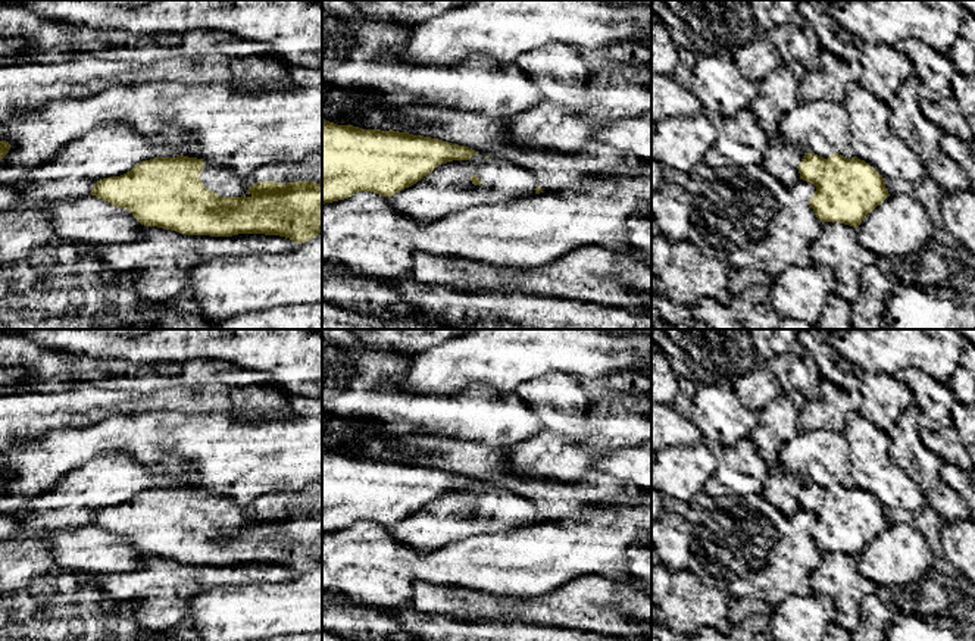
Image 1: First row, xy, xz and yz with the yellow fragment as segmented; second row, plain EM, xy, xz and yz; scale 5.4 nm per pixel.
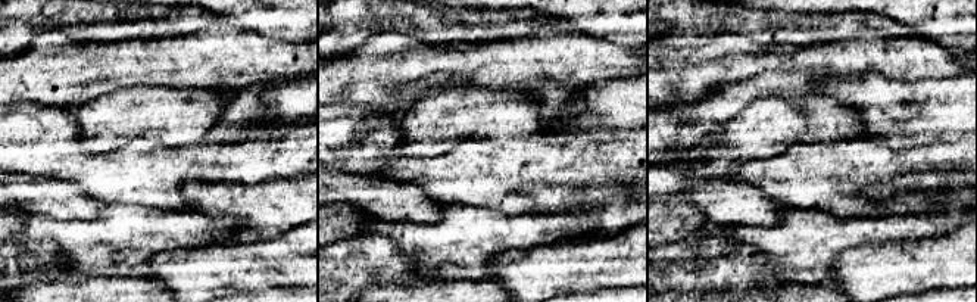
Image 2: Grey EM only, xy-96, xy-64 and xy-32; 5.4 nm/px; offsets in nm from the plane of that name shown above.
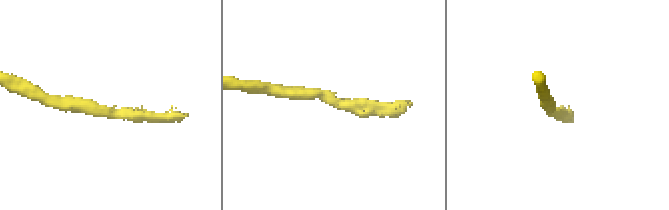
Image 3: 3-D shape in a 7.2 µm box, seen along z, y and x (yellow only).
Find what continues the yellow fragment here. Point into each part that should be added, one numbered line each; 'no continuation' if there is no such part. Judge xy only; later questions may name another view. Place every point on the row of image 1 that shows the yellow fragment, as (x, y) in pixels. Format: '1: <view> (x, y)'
1: xy (227, 183)

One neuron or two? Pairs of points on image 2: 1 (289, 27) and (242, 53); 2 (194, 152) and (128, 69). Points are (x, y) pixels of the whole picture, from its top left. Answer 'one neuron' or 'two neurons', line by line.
1: two neurons
2: two neurons

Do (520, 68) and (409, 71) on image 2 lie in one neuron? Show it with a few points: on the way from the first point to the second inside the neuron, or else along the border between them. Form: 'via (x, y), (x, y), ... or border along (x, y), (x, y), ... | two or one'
via (492, 64), (437, 62) | one

